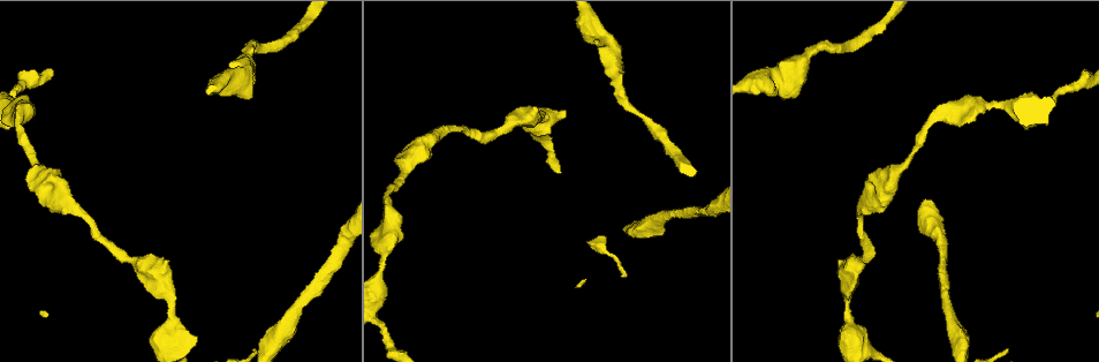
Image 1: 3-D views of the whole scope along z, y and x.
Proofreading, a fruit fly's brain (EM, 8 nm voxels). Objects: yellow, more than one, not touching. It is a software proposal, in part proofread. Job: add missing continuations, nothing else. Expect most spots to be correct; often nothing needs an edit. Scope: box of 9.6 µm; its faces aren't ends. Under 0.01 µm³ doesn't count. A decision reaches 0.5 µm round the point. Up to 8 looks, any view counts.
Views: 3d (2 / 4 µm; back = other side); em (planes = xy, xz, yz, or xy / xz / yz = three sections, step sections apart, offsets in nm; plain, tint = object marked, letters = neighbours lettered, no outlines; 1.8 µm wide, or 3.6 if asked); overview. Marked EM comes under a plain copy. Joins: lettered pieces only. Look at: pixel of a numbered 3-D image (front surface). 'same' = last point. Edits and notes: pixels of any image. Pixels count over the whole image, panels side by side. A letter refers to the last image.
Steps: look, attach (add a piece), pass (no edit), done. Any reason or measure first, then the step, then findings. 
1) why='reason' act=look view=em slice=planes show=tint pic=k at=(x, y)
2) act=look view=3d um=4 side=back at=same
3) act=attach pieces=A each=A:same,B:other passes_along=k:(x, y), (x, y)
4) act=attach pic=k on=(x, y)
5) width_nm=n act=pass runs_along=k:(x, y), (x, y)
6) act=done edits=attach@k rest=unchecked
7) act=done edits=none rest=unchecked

why='thick end' act=look view=em um=3.6 slice=planes show=letters pic=1 at=(796, 96)

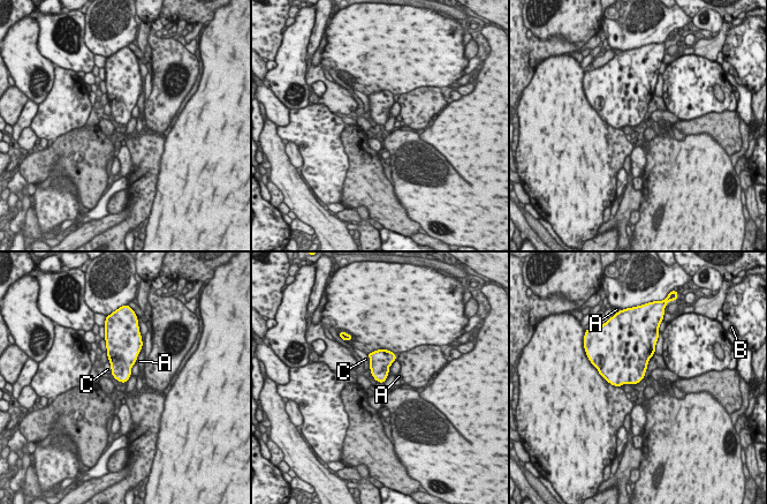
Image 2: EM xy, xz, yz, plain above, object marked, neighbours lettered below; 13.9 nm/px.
act=pass each=A:other,B:other,C:other found='no lettered piece goes on from it'

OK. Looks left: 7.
why='an open end' act=look view=em slice=planes show=tint pic=1 at=(195, 337)

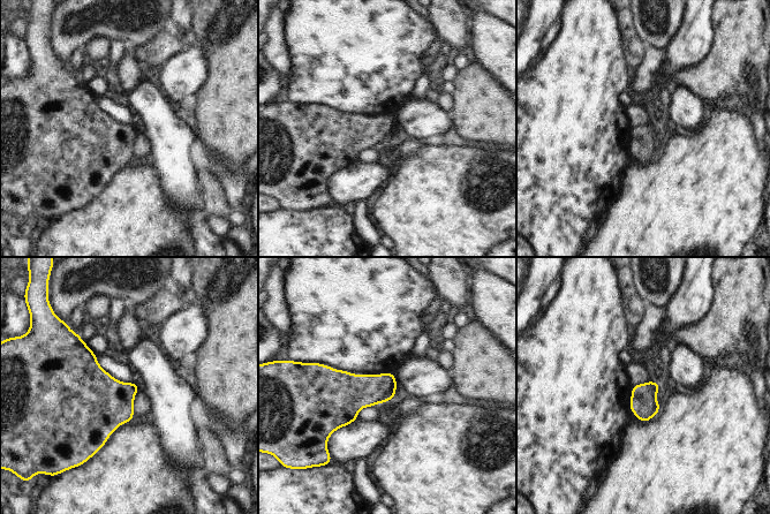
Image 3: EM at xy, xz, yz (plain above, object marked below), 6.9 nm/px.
act=look view=em slice=planes show=letters at=same

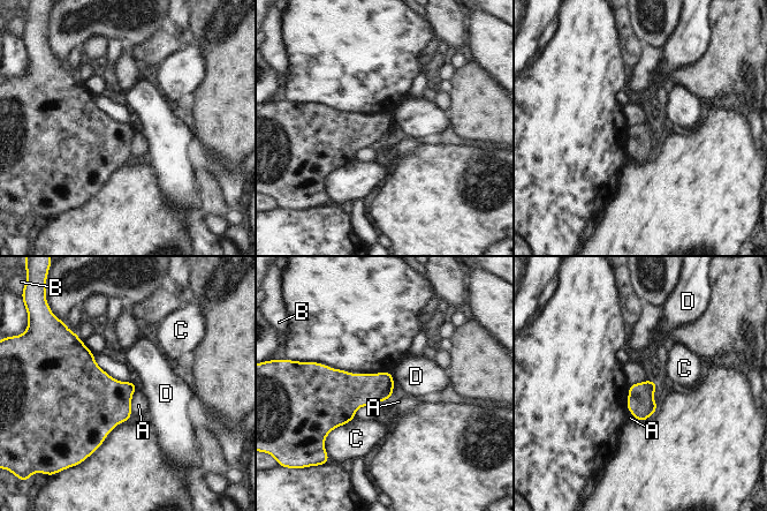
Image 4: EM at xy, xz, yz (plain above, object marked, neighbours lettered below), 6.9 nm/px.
act=pass each=A:other,B:other,C:other,D:other border=4:(136, 388), (131, 398), (130, 415) found='none of them fits'

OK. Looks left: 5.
why='tapers out' act=look view=3d um=2 side=back pic=1 at=(625, 276)

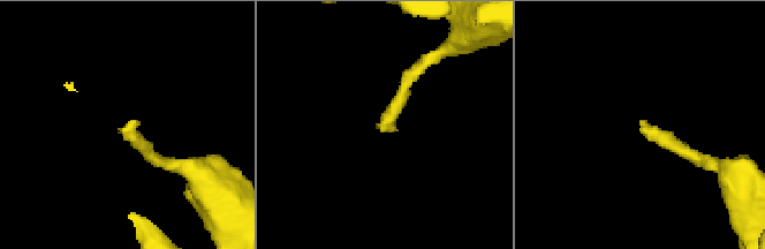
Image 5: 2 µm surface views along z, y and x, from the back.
why='need the tissue' act=look view=em slice=planes show=letters pic=5 at=(126, 130)

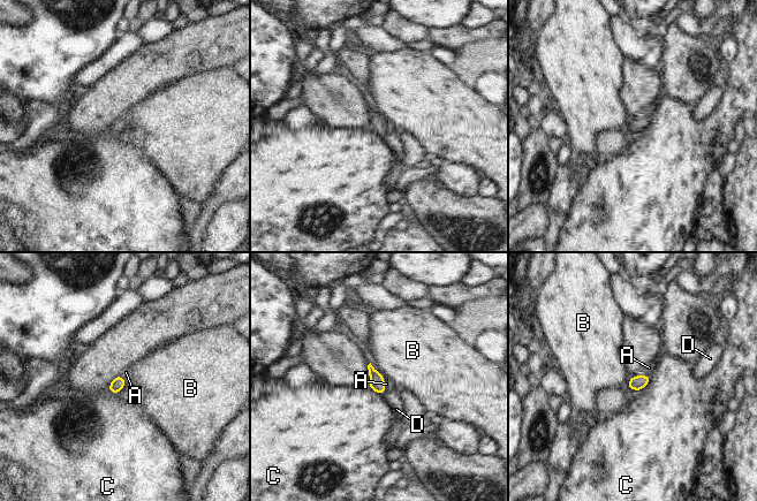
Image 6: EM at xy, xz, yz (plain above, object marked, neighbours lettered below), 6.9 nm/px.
width_nm=100 act=attach pic=6 on=(649, 367) each=A:same,B:other,C:other,D:other passes_along=6:(637, 382), (645, 374), (649, 367) found='the cell continues'

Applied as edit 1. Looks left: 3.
act=done edits=attach@6 rest=unchecked

